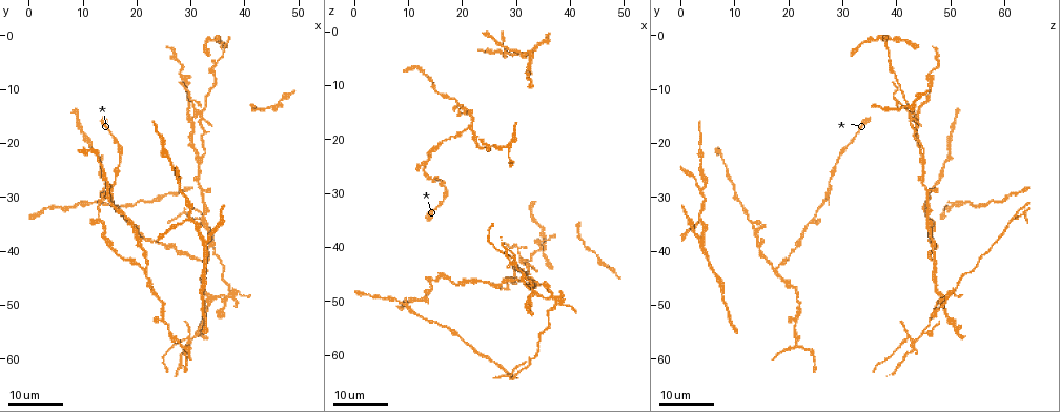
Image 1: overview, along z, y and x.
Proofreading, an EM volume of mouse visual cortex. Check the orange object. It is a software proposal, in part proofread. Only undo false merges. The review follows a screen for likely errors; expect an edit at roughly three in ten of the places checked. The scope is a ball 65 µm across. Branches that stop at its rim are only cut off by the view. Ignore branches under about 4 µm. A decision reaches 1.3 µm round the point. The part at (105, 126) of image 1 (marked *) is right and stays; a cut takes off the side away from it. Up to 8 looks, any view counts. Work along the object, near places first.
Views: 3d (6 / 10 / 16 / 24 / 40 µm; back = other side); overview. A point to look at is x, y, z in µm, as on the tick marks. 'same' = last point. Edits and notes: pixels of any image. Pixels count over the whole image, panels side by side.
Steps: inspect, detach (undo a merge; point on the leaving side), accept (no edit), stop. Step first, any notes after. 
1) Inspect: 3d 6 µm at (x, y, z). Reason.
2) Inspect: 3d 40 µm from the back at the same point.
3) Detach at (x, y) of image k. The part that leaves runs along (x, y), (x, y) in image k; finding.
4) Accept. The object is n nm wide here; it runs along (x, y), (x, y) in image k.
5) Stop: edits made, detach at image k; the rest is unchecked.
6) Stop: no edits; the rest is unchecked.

Inspect: 3d 16 µm at (31.5, 22.5, 44.5). Three-way junction.

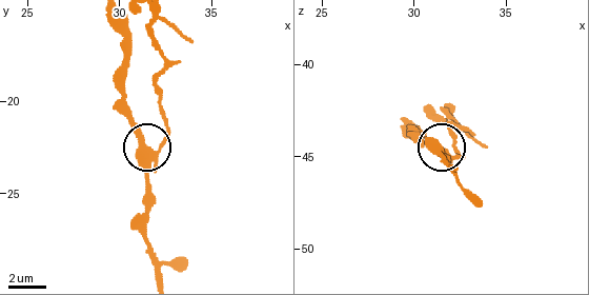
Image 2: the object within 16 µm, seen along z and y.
Inspect: 3d 10 µm at the same point.

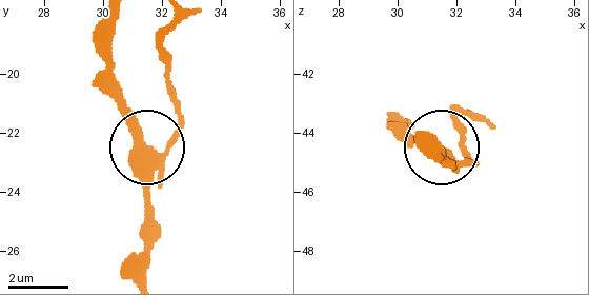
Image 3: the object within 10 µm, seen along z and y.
Detach at (179, 119) of image 3. The part that leaves runs along (158, 160), (180, 118), (165, 57), (170, 19) in image 3; a second neuron is stuck on.

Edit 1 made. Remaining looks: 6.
Inspect: 3d 24 µm at (12.5, 34.0, 25.0). Three arms meet.

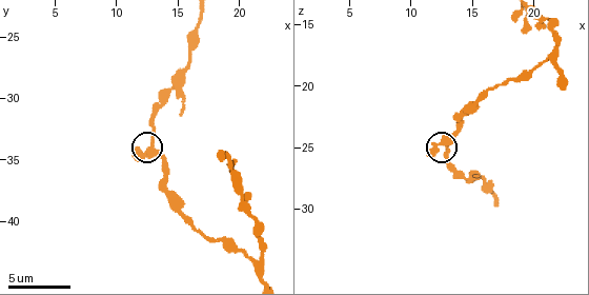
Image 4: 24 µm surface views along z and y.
Inspect: 3d 10 µm at (13.0, 33.8, 24.6).

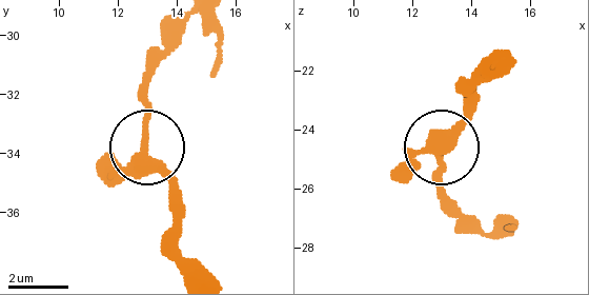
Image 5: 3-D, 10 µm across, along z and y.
Accept. It runs along (187, 18), (144, 94), (147, 154), (180, 190) in image 5; one neuron here.

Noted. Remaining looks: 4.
Inspect: 3d 16 µm at (28.5, 28.5, 3.5). Three arms meet.

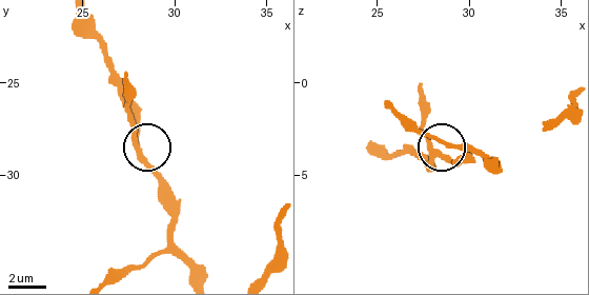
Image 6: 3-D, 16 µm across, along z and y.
Inspect: 3d 6 µm at (27.9, 28.5, 3.9).

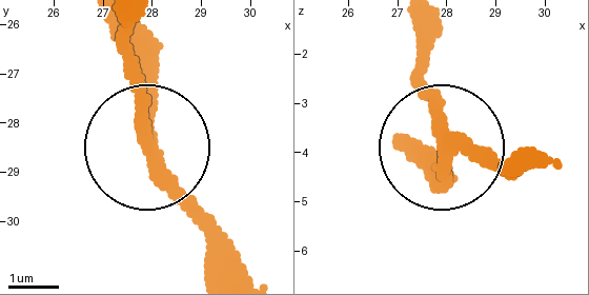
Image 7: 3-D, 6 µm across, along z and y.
Accept. It runs along (232, 269), (203, 205), (145, 143), (128, 46) in image 7; all the same neuron.

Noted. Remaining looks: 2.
Inspect: 3d 24 µm at (33.5, 48.0, 48.5).

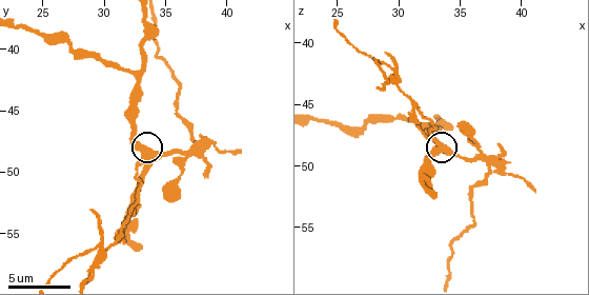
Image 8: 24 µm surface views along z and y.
Inspect: 3d 6 µm at the same point. Closer look.

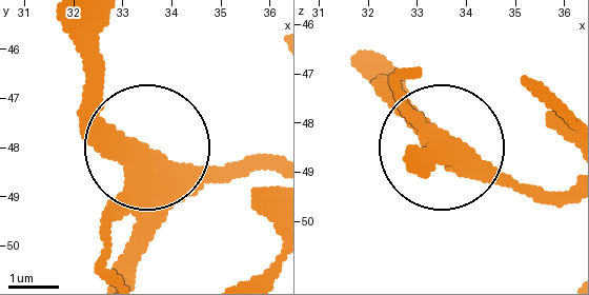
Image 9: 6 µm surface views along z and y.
Detach at (101, 257) of image 9. The object is 420 nm wide here; the part that leaves runs along (129, 195), (104, 241), (108, 267) in image 9; a second neuron is stuck on.

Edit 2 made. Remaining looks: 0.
Stop: edits made, detach at image 3, detach at image 9; the rest is unchecked.

